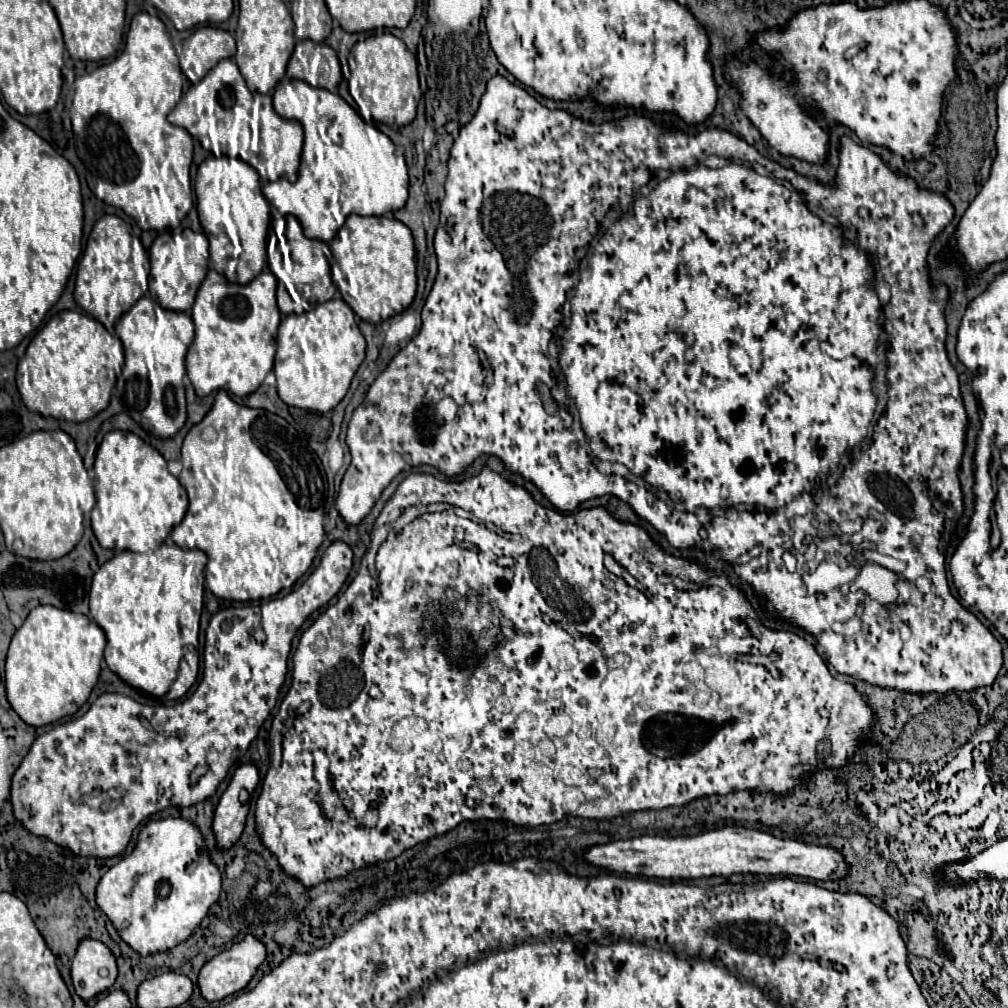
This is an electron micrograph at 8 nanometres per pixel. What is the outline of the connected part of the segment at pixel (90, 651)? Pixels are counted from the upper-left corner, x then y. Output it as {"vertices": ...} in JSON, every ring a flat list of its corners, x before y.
{"vertices":[[52,605,34,607,14,633,6,655,6,697,10,707,24,723,34,727,74,715,88,701,98,681,104,647,104,631,86,615]]}

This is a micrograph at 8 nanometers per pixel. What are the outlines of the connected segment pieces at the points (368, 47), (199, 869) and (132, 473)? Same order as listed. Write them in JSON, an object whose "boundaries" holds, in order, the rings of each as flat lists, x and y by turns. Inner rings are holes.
{"boundaries":[[[389,32,370,35,358,41,348,57,351,76,349,93,357,104,358,112,370,125,410,125,416,117,416,97,420,97,416,57,406,49,404,41]],[[158,819,150,821,138,837,138,843,130,855,120,859,114,867,106,871,96,887,96,903,106,913,118,935,138,953,154,955,176,947,180,941,188,939,200,921,208,915,212,903,220,895,220,871,210,863,206,849,202,847,202,835,198,827,184,819]],[[110,431,102,439,94,461,94,487,96,487,96,505,92,509,92,529,100,545,108,549,152,553,164,543,164,539,182,521,188,509,186,489,168,471,166,459,152,445,148,445,146,441,128,431]]]}

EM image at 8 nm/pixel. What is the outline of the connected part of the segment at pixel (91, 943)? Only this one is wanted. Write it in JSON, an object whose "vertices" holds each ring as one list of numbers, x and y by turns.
{"vertices":[[84,939,70,967,76,995,84,1001,90,1001,100,993,106,993,116,981,116,975,116,959,110,949,100,941]]}

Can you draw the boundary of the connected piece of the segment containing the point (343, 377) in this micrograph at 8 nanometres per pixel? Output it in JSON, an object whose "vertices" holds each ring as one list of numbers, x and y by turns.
{"vertices":[[330,299,326,303,318,303,312,311,302,313,302,315,288,315,280,323,278,337,276,337,274,375,278,381,280,399,286,405,294,405,300,409,312,409,320,413,334,409,346,395,356,369,364,361,364,351,366,351,366,341,354,321,354,311,342,299]]}

